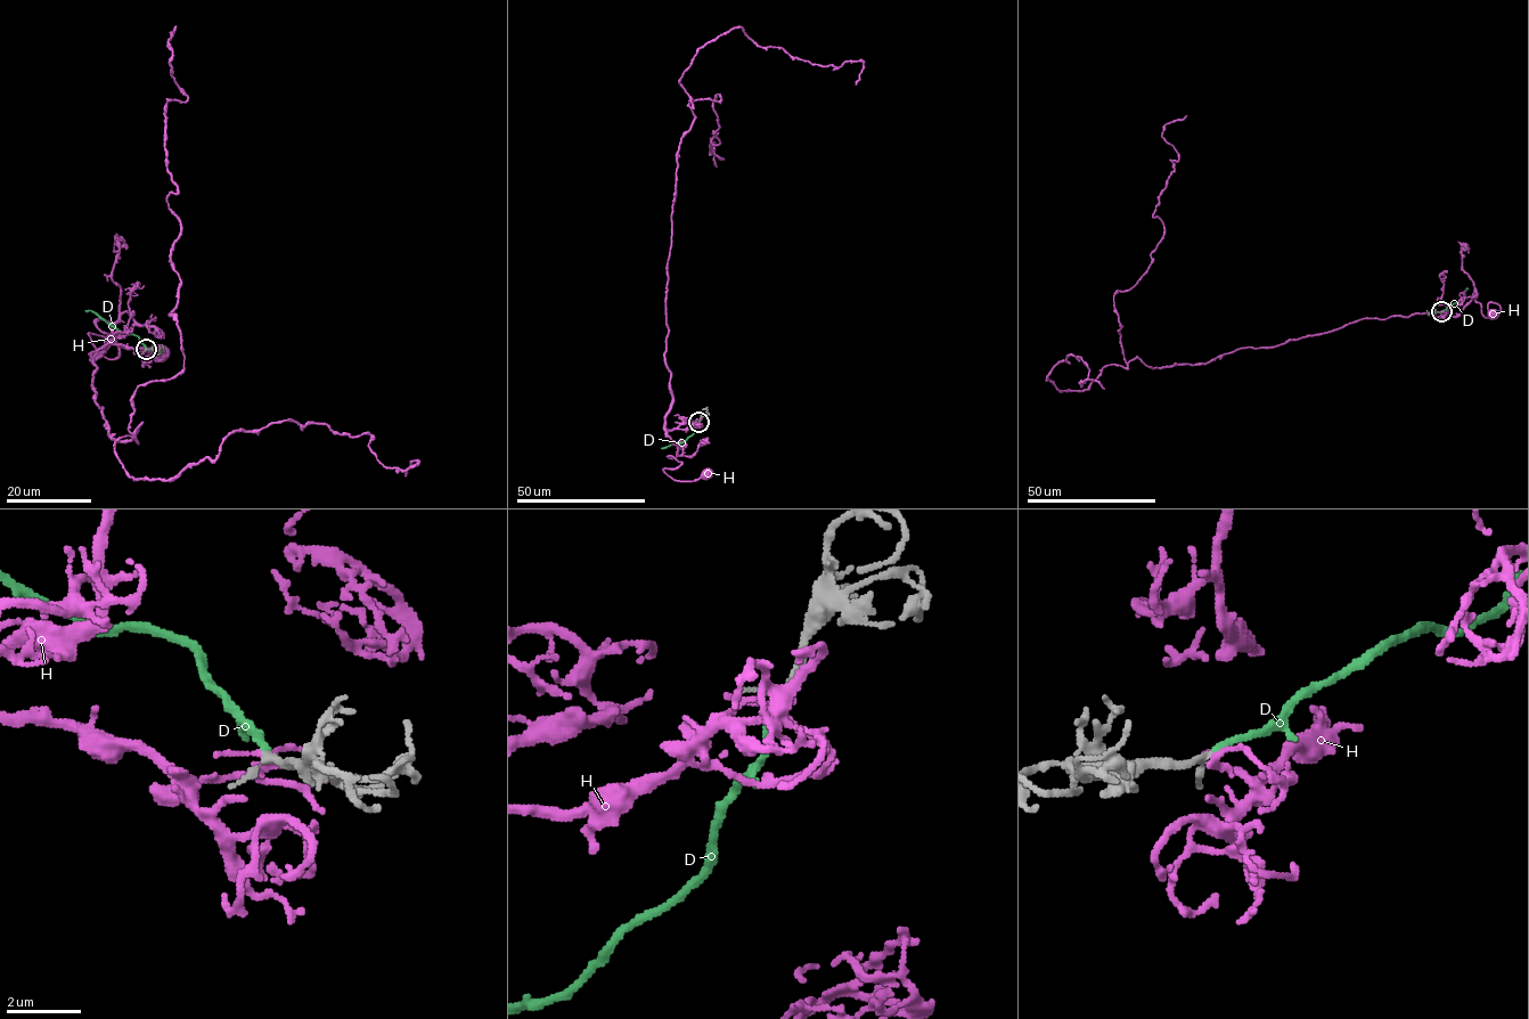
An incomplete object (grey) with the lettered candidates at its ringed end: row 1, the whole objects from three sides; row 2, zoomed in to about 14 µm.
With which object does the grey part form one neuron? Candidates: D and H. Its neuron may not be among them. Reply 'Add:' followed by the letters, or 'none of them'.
Add: D

